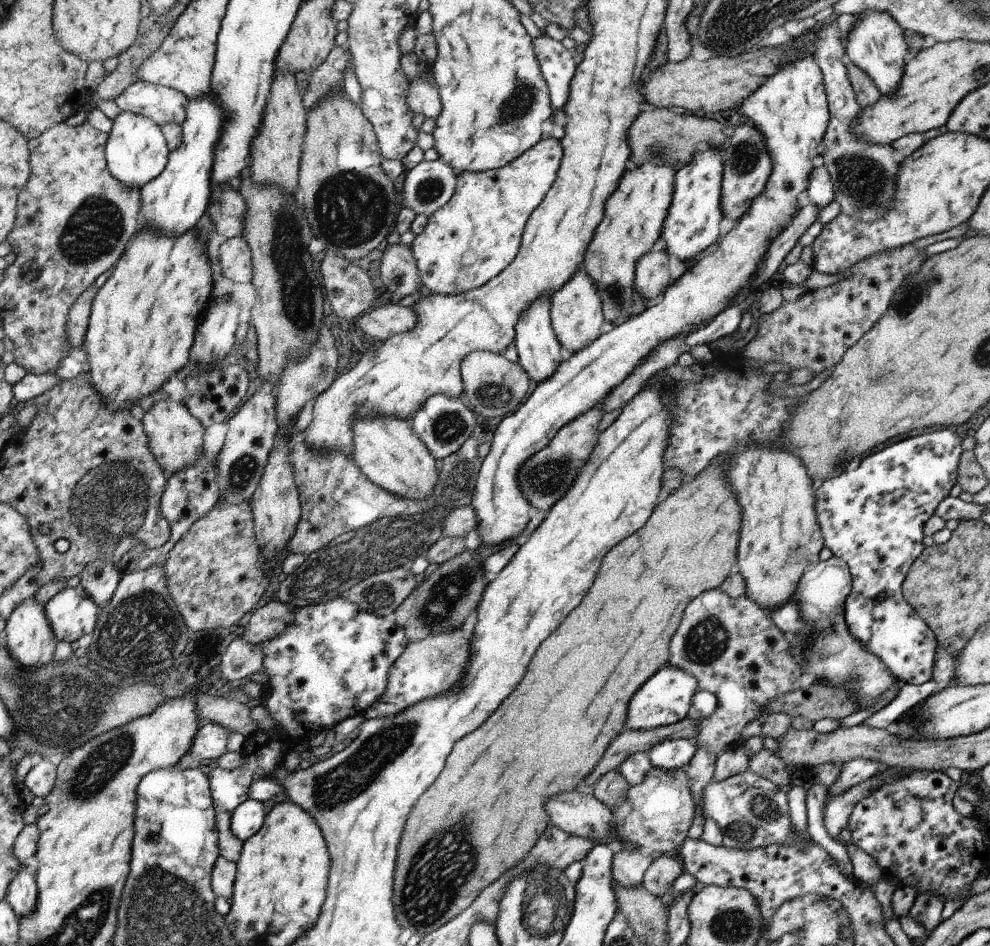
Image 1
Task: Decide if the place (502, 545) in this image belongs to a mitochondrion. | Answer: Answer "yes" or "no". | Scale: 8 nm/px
no

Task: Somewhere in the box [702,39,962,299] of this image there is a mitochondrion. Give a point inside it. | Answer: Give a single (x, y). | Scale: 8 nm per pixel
(864, 182)

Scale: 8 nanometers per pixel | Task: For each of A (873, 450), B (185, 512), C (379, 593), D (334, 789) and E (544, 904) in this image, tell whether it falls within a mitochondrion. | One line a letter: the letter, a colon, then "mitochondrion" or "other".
A: other
B: other
C: mitochondrion
D: mitochondrion
E: mitochondrion

